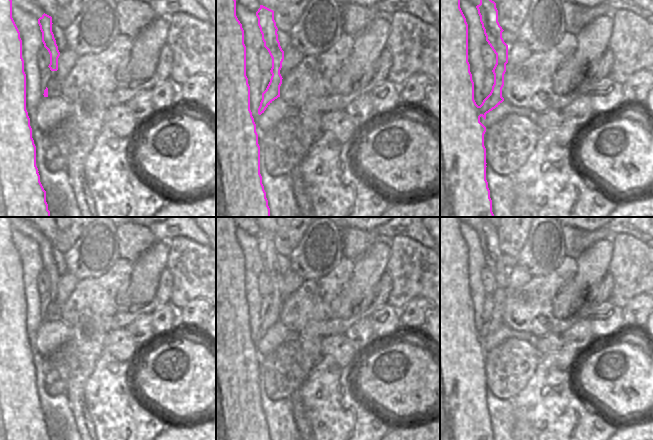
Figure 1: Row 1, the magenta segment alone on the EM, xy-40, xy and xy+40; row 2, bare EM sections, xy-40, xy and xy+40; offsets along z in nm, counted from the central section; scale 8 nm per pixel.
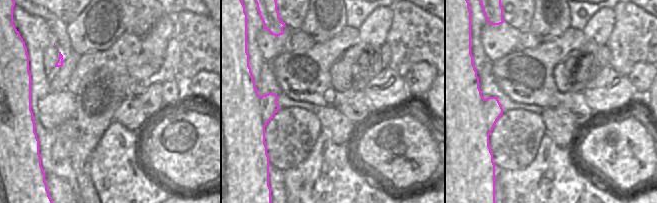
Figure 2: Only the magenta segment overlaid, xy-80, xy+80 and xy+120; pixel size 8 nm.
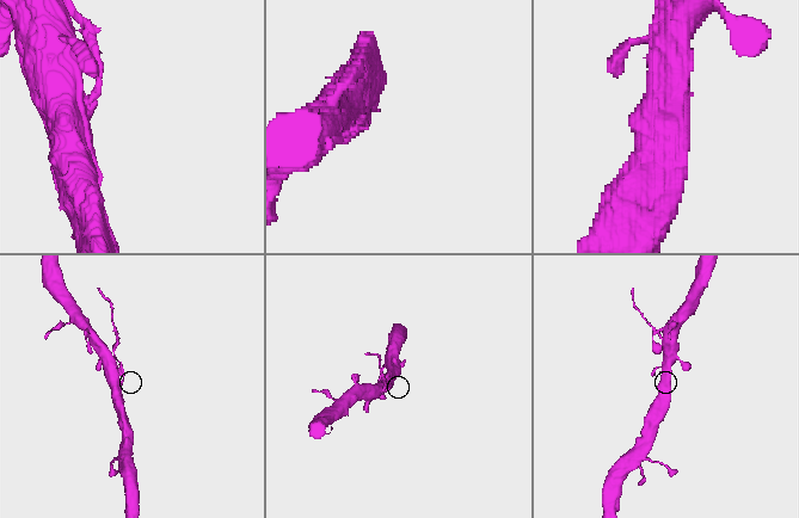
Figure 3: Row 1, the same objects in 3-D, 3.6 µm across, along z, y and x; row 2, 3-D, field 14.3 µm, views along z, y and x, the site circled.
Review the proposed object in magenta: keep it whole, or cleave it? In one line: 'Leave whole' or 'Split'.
Split

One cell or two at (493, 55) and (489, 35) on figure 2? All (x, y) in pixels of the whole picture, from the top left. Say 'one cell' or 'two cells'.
one cell

